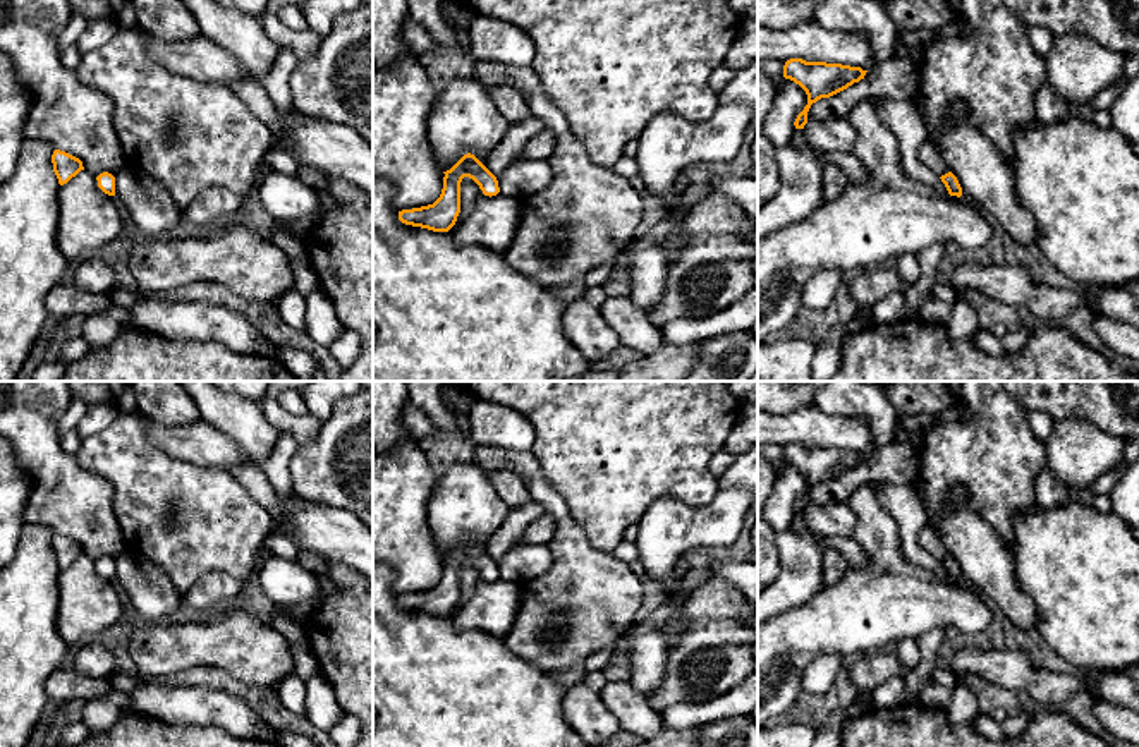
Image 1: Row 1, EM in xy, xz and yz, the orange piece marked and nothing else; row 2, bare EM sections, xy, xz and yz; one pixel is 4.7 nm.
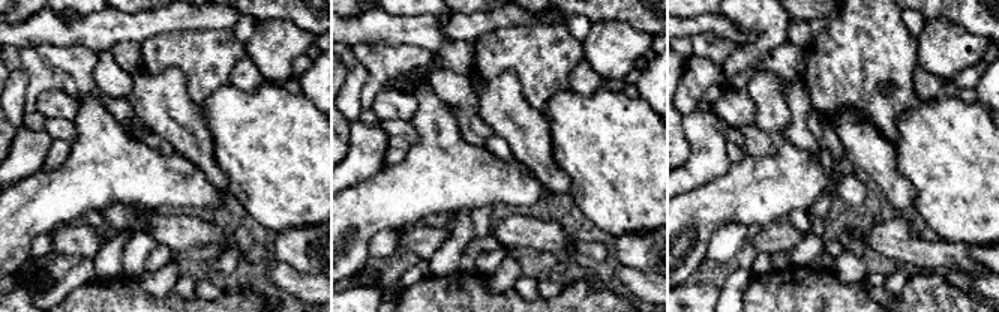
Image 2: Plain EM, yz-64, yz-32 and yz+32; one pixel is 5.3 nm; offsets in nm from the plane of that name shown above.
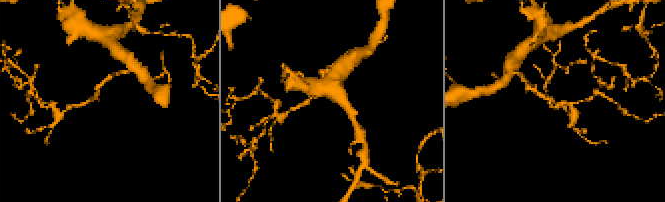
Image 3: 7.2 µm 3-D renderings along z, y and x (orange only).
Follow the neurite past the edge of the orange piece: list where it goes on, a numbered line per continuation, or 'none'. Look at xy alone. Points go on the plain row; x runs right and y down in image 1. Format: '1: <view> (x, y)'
none

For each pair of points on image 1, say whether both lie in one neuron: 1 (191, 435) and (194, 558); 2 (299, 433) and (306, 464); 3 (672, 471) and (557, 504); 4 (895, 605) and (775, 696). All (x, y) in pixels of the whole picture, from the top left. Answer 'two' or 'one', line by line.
1: two
2: two
3: two
4: one

